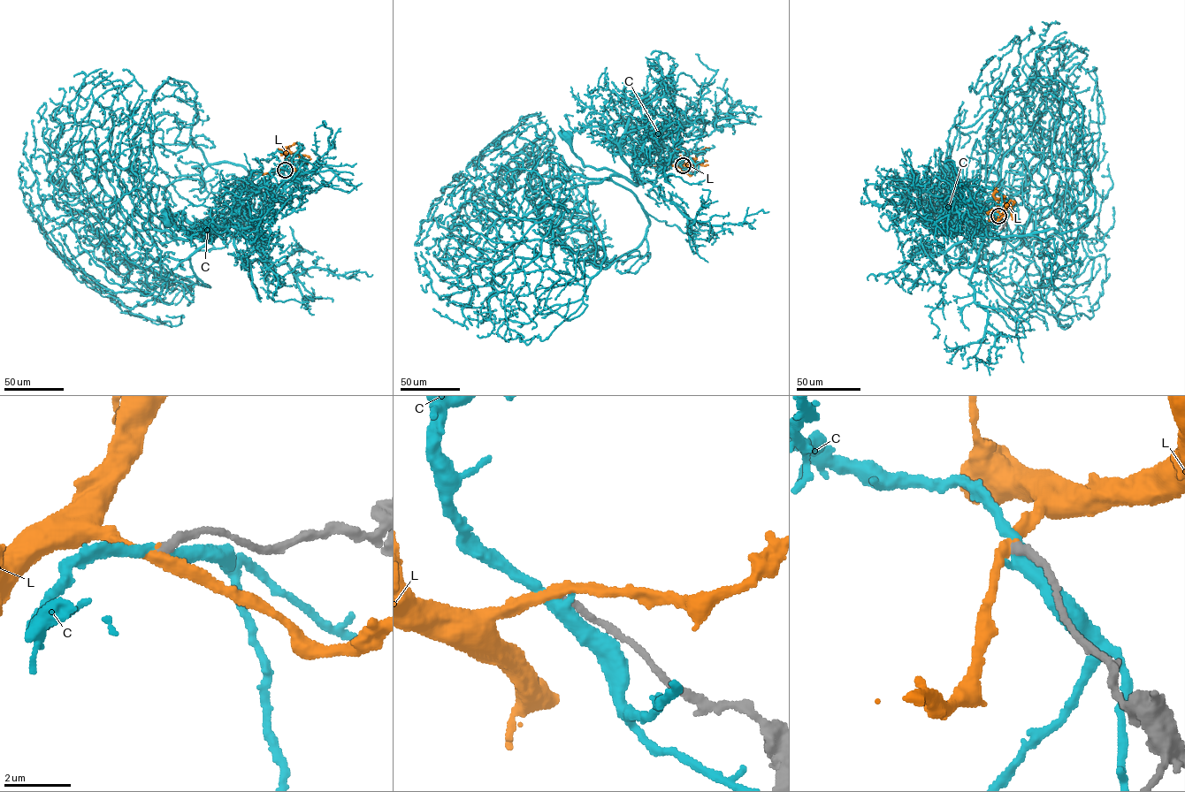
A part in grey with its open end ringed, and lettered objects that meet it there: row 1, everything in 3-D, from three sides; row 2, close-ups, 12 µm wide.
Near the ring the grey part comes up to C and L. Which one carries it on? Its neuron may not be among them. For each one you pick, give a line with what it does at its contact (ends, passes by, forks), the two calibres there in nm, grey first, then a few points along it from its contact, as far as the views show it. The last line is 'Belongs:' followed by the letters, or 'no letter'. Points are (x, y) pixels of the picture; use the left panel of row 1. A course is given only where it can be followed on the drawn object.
L: it passes by | 260/280 nm | via (285, 170), (283, 166), (291, 153), (303, 159), (311, 158)
Belongs: L

